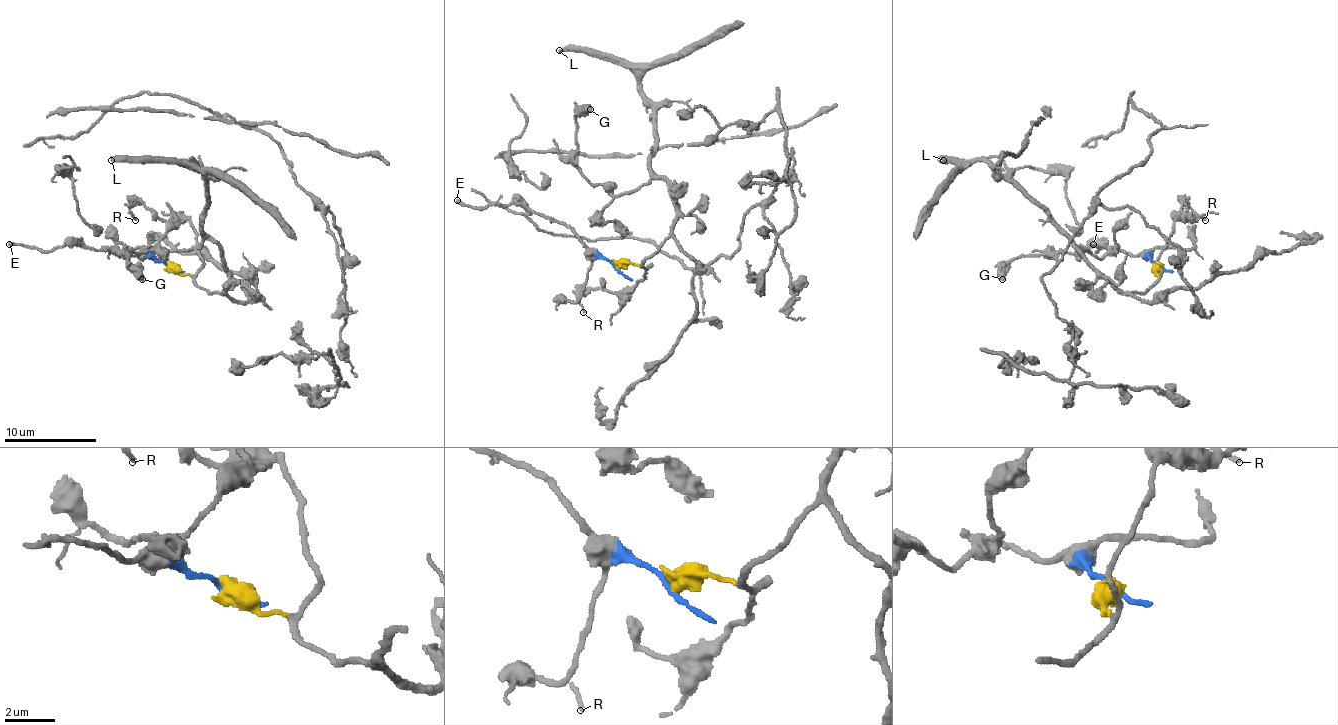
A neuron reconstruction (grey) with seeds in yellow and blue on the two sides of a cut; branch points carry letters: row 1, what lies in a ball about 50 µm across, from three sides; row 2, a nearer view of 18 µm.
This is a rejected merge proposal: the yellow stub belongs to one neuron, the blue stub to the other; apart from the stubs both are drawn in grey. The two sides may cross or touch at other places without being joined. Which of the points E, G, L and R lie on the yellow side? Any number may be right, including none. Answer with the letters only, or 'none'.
G, L, R

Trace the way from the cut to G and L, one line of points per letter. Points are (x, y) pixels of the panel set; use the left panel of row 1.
G: (168, 266), (207, 291), (223, 291), (227, 282), (223, 250), (204, 238), (188, 250), (129, 255), (142, 280)
L: (168, 266), (207, 291), (225, 289), (223, 250), (202, 229), (207, 176), (191, 160), (110, 160)

